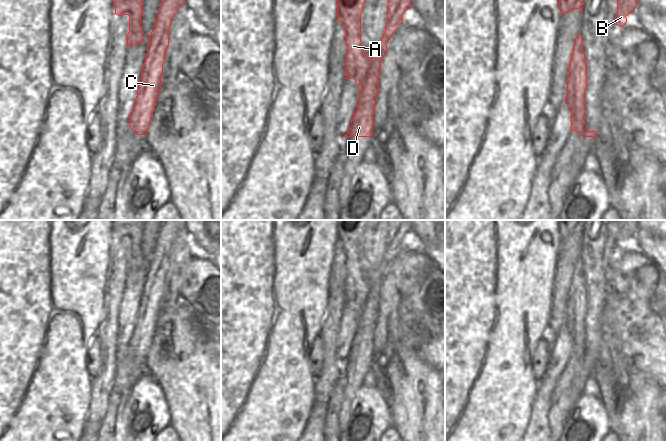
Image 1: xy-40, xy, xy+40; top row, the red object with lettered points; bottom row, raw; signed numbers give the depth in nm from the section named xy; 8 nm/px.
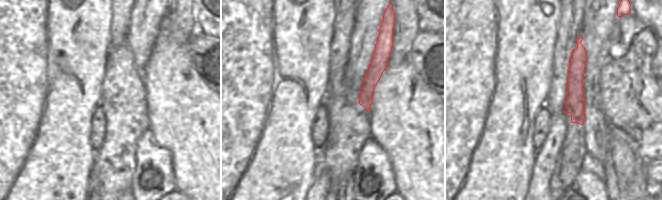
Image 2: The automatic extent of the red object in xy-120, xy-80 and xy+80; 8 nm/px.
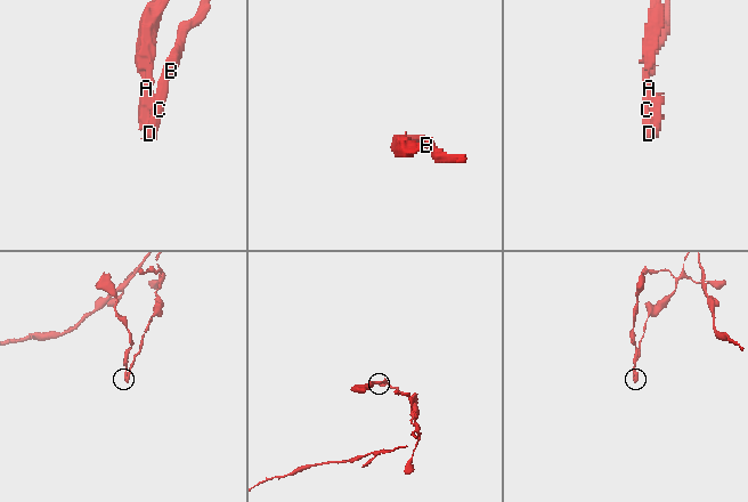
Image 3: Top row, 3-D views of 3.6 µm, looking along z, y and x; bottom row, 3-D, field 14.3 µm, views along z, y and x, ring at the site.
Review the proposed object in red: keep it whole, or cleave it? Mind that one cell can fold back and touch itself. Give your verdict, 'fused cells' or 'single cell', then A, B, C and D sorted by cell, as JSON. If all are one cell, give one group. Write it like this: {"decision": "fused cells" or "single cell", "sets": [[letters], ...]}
{"decision": "fused cells", "sets": [["A"], ["B", "C", "D"]]}

